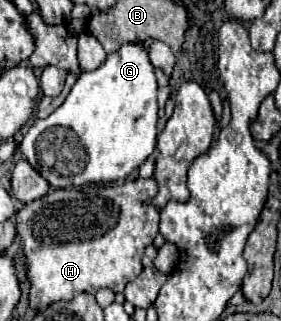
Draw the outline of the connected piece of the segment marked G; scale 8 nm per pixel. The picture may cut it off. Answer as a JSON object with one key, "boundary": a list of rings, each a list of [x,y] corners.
{"boundary":[[[127,43],[95,71],[83,71],[71,93],[49,117],[37,119],[19,151],[57,189],[125,179],[157,143],[157,81],[147,49]]]}

